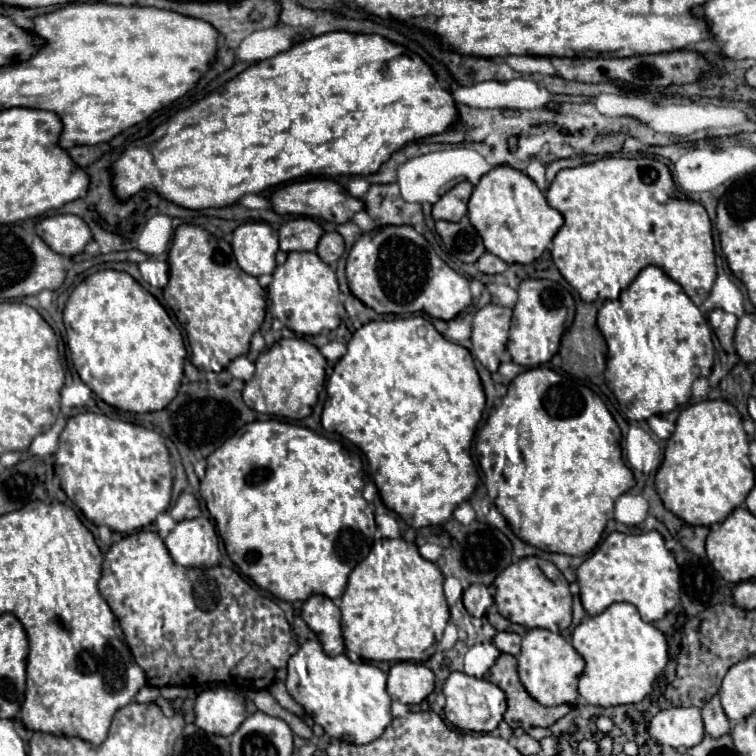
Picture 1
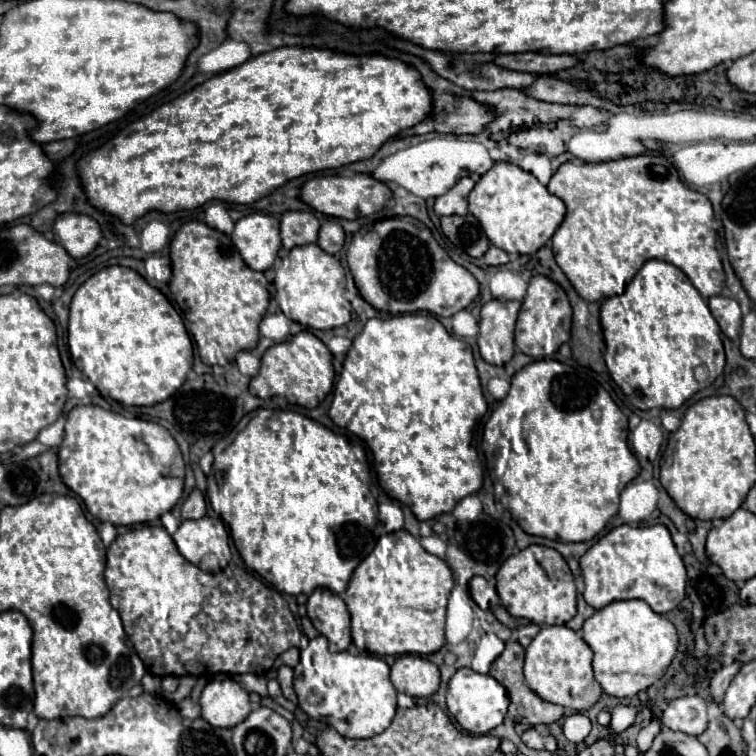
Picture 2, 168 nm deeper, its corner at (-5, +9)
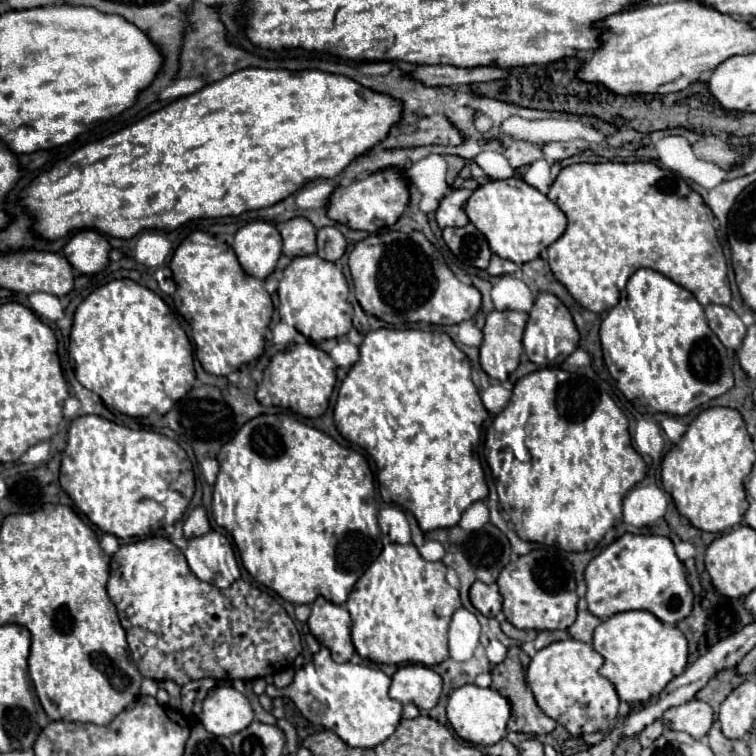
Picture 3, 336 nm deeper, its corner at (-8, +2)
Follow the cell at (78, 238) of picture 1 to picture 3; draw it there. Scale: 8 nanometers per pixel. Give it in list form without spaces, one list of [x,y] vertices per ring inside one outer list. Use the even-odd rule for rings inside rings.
[[[78,230],[62,248],[68,262],[82,274],[98,274],[108,264],[110,244],[96,230]]]

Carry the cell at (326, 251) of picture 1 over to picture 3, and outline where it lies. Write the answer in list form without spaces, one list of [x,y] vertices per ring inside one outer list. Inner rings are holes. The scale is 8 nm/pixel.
[[[326,226],[318,230],[318,256],[328,260],[328,262],[336,262],[342,258],[342,254],[346,252],[346,238],[342,236],[342,232],[334,226]]]

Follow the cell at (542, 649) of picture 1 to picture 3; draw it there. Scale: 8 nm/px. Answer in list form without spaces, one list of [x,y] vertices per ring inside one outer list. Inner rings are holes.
[[[566,638],[538,650],[526,670],[528,686],[544,714],[564,724],[572,736],[610,730],[618,718],[618,694],[614,686],[598,674],[604,658],[586,642]]]

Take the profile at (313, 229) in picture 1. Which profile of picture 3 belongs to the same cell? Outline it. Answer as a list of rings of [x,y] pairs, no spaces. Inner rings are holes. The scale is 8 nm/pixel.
[[[292,218],[288,222],[280,224],[280,234],[284,248],[282,252],[288,258],[306,256],[316,252],[316,228],[306,218]]]

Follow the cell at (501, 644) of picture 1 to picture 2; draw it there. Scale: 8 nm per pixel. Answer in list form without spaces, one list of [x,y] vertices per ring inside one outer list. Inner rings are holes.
[[[529,623],[529,625],[525,625],[525,627],[521,627],[521,629],[515,631],[515,639],[517,639],[523,647],[527,647],[527,645],[531,643],[531,639],[533,639],[539,631],[541,631],[541,625]]]

